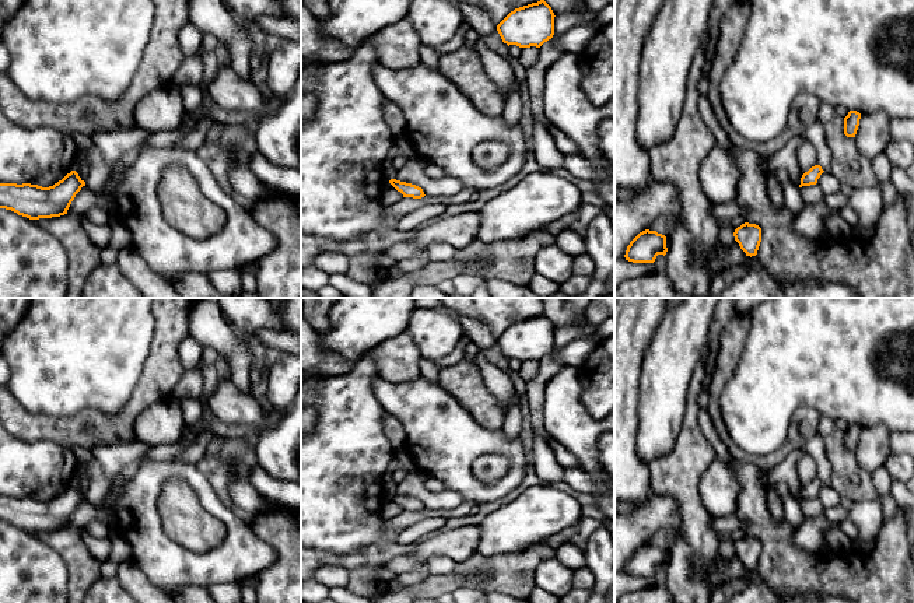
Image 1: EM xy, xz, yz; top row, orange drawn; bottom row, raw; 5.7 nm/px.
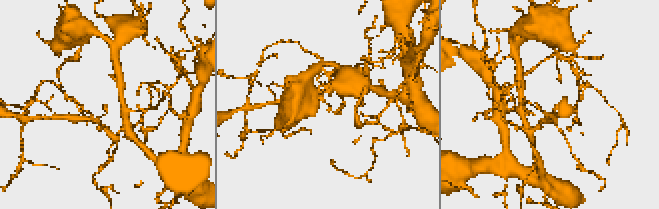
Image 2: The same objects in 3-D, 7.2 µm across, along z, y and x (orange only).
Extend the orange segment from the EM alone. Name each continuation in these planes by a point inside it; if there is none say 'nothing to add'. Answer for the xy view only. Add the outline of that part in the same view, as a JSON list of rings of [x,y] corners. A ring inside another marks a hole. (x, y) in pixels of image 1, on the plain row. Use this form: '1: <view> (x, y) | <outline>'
nothing to add

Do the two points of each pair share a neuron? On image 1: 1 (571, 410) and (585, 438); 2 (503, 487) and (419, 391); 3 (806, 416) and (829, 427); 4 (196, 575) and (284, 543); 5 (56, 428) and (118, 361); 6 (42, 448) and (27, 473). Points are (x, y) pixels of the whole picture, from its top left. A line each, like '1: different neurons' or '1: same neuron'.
1: same neuron
2: same neuron
3: different neurons
4: different neurons
5: different neurons
6: same neuron

